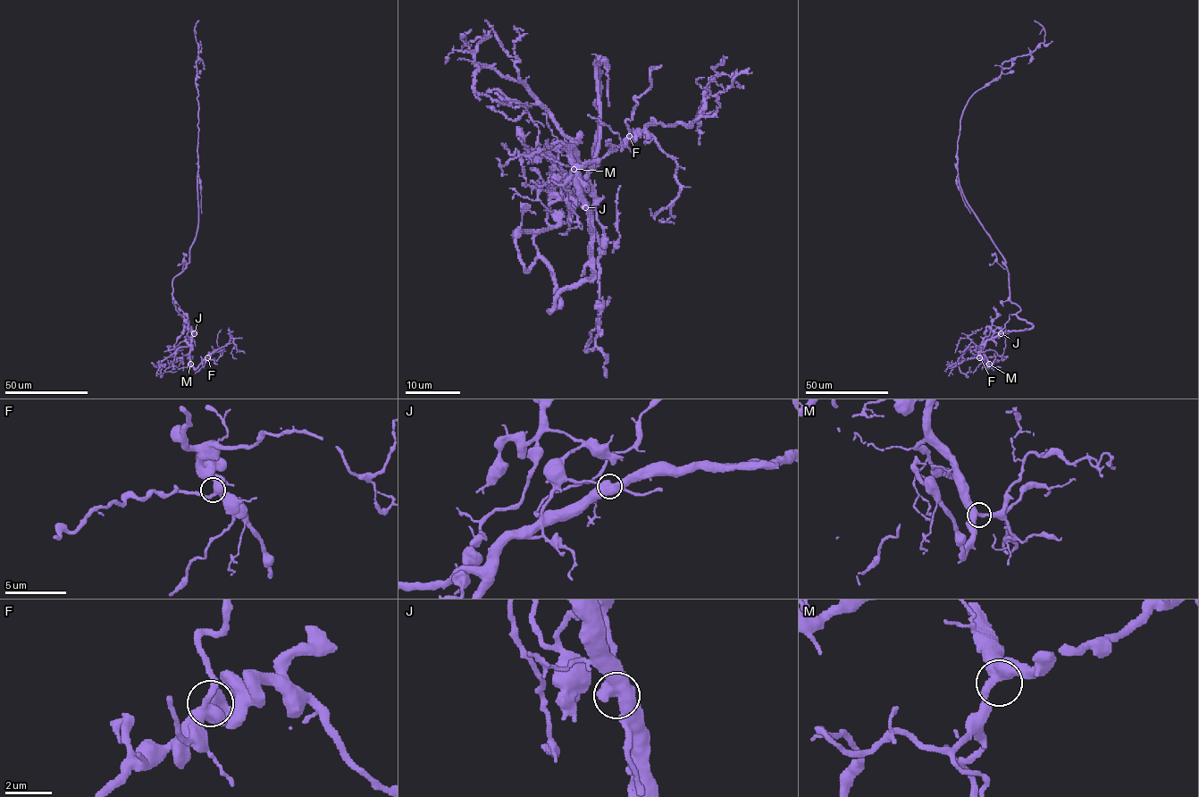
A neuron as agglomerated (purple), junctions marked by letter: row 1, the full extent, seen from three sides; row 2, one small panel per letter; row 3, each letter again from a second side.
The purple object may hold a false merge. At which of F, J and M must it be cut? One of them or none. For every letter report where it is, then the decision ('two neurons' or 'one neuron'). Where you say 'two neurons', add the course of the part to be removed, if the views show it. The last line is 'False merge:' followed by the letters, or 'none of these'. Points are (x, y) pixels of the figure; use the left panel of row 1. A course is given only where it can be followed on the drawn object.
F: place (207, 357); one neuron
J: place (194, 333); one neuron
M: place (190, 364); one neuron
False merge: none of these

